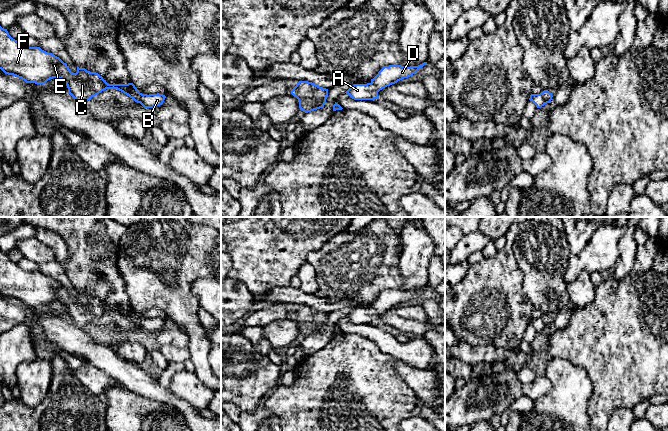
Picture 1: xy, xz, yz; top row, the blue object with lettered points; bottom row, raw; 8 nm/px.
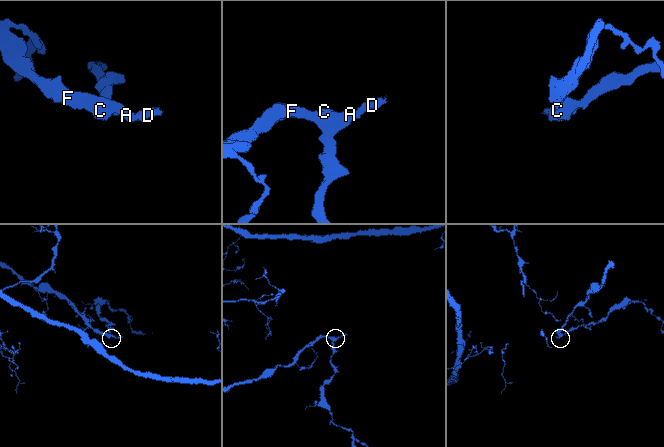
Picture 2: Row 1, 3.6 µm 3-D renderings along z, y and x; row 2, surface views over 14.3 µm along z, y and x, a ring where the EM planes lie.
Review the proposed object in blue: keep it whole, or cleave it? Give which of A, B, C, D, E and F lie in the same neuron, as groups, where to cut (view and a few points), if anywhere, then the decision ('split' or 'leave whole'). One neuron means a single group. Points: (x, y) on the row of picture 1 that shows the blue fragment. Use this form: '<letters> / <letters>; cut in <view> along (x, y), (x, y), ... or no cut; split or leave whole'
A B C D E F; no cut; leave whole

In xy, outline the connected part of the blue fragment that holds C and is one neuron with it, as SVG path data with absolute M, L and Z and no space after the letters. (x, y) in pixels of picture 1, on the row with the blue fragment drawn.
M0 26L0 69L8 75L13 75L21 78L26 83L45 84L48 80L59 78L64 81L70 94L77 102L91 100L92 97L98 95L106 89L117 89L135 102L140 103L144 108L153 108L163 104L166 96L163 94L142 94L140 93L133 83L128 84L108 84L96 72L87 71L85 68L77 67L77 72L72 73L59 57L52 53L42 50L40 47L25 47L17 40L13 39L7 29Z

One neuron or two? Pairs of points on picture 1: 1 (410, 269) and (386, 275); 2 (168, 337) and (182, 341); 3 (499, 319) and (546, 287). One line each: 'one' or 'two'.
1: two
2: one
3: two

